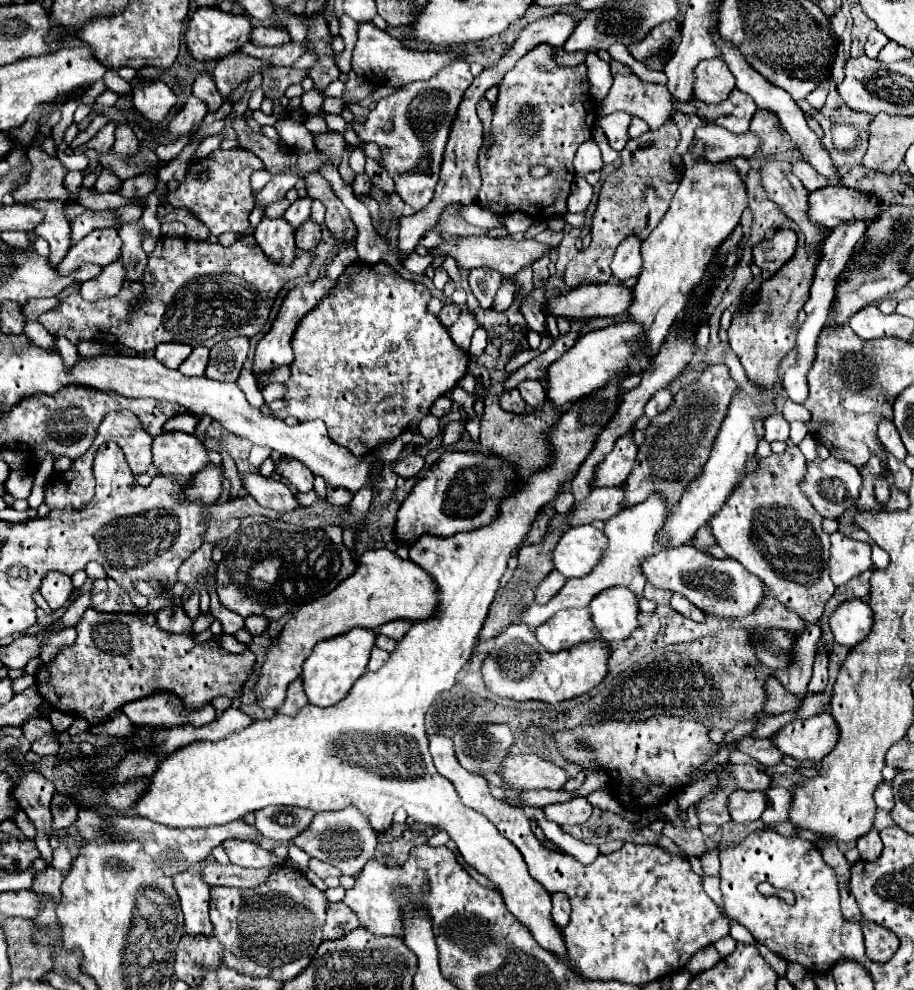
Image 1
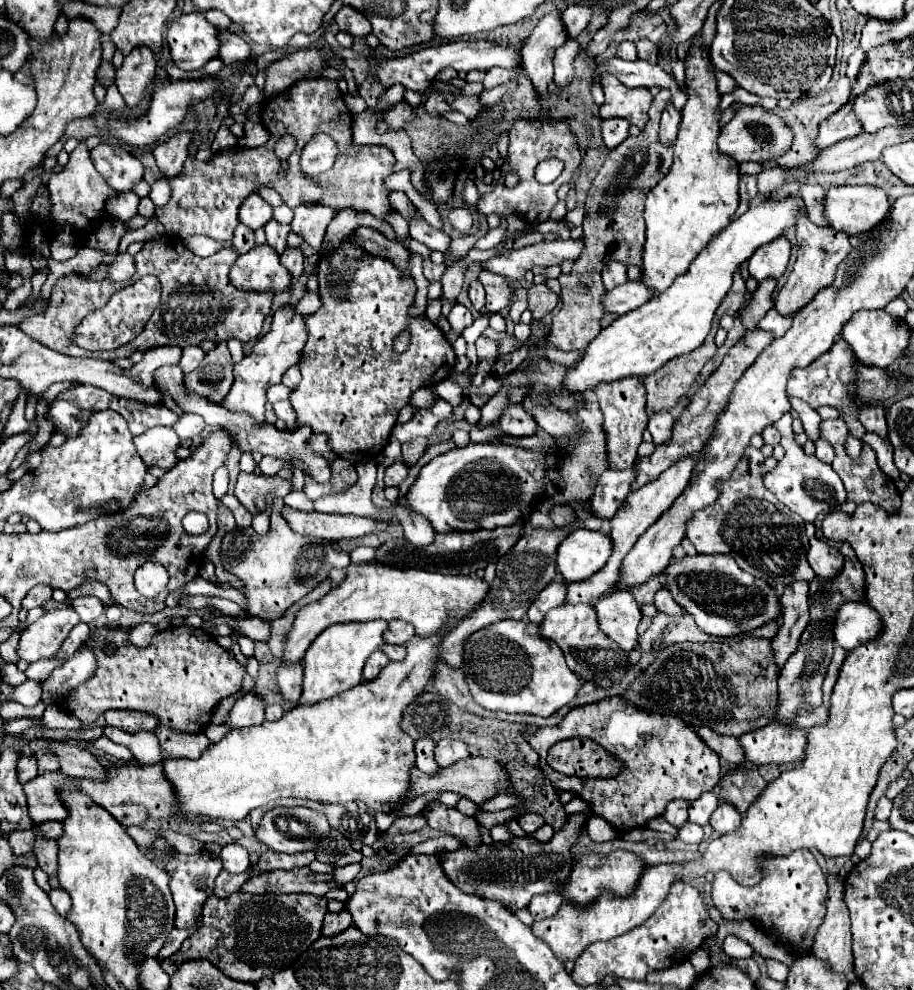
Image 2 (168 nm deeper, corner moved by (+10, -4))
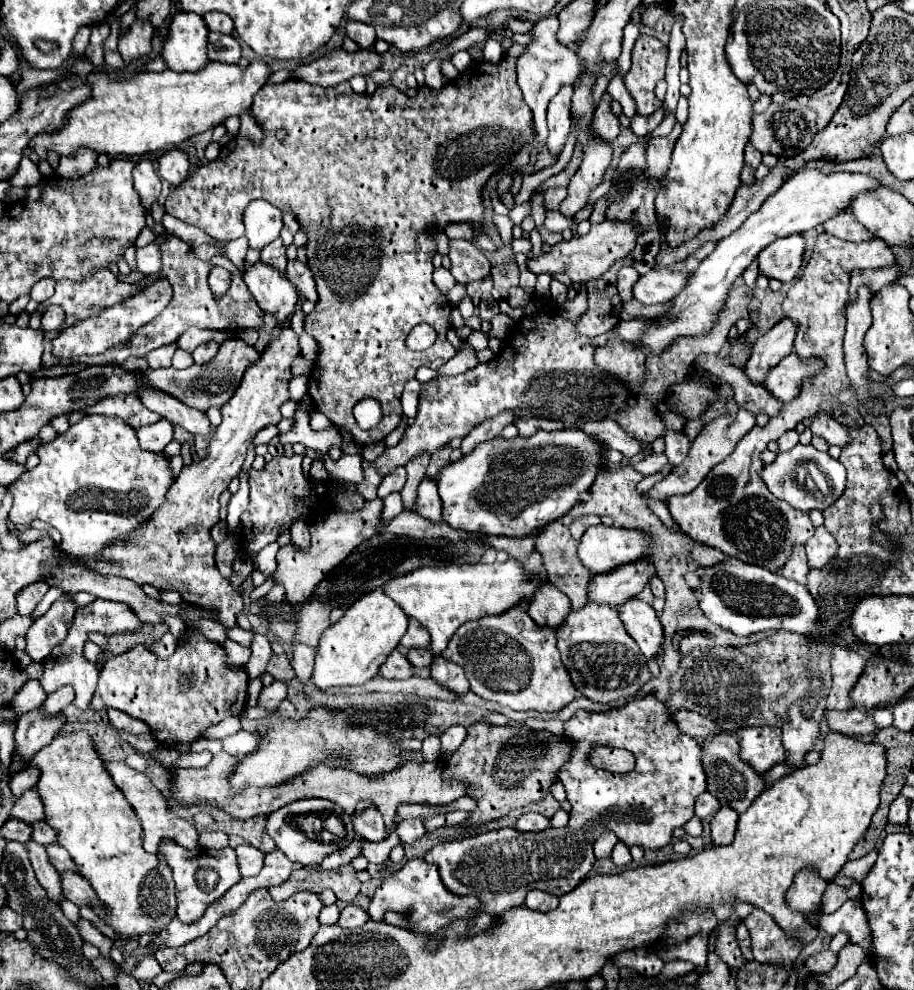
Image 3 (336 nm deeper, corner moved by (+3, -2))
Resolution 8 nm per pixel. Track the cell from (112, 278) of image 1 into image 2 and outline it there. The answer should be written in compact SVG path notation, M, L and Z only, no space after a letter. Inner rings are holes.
M128 252L118 254L118 260L112 262L108 268L110 268L110 270L108 270L108 278L110 278L110 280L116 280L116 282L128 280L128 278L132 278L132 274L134 274L134 270L132 270L132 256L130 256Z

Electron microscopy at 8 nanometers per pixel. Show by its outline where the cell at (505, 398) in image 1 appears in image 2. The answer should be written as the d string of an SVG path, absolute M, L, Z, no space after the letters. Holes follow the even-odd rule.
M510 404L502 418L498 420L498 426L514 438L524 438L524 436L534 436L538 430L536 420L522 408L522 404Z

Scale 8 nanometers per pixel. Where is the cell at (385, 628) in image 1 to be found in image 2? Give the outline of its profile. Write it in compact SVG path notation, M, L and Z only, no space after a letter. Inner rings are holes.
M392 620L386 634L384 634L384 642L406 644L412 636L414 636L414 626L410 626L408 622L402 622L402 620Z

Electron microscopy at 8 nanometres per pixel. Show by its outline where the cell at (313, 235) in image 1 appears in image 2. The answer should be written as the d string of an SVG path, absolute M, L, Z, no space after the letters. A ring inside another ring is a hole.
M286 248L284 254L280 256L280 262L290 272L292 278L300 278L302 276L302 272L304 272L304 258L302 258L302 252L298 248Z

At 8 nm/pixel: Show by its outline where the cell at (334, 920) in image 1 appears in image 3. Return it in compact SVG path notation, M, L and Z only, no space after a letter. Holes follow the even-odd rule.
M347 904L341 910L341 916L339 916L337 924L341 924L341 928L357 928L357 926L363 926L367 920L369 920L369 916L363 908L359 908L355 904Z

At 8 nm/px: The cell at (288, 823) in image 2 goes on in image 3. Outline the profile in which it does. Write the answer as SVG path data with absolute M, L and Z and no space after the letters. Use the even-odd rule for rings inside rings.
M309 798L309 800L297 800L297 802L291 802L275 812L271 812L267 816L267 834L275 840L277 848L293 862L301 862L305 866L309 864L319 864L325 856L333 854L335 850L341 850L341 848L347 848L353 838L355 838L355 832L353 832L353 824L349 820L349 816L341 814L341 820L343 820L343 826L345 826L345 838L337 838L333 834L329 834L325 828L323 828L323 818L327 812L341 812L341 808L329 800L323 800L323 798Z

